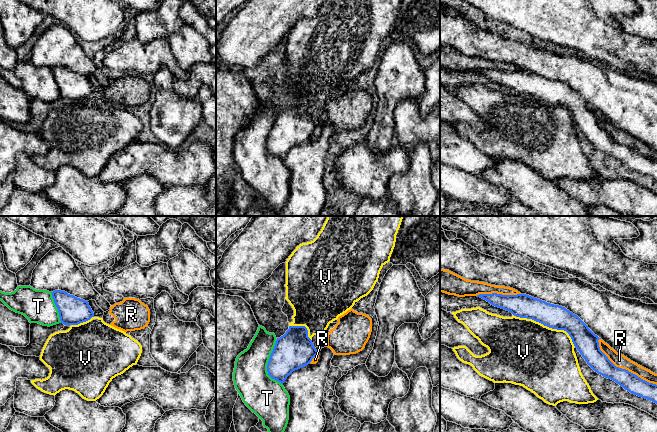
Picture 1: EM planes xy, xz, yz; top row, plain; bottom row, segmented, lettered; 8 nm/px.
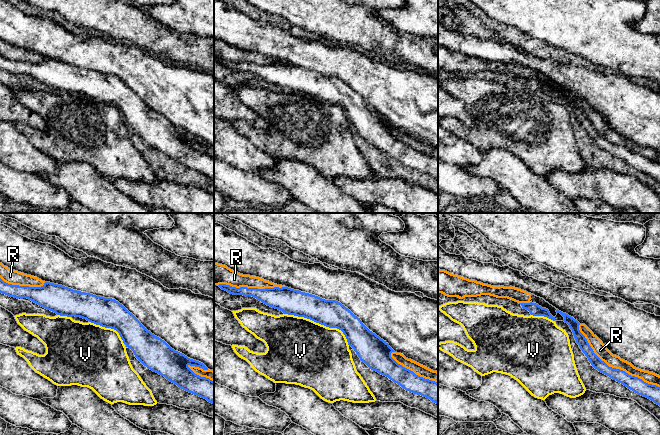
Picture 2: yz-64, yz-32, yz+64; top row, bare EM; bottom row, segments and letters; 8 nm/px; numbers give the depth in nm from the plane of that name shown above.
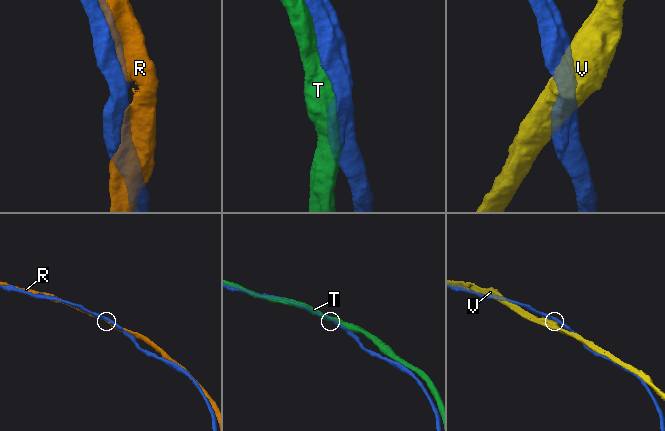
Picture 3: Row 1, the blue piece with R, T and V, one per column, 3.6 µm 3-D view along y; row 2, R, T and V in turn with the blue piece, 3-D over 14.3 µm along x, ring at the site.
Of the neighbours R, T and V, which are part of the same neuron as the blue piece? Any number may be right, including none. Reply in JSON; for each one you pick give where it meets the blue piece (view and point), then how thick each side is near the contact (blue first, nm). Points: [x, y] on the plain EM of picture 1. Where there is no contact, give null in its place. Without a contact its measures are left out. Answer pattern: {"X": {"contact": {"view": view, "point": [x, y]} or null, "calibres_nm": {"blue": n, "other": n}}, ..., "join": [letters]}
{"join": []}

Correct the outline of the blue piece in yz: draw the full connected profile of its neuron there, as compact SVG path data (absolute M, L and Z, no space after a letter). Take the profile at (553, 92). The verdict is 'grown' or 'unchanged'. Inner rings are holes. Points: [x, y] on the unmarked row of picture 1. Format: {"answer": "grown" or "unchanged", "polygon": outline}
{"answer": "unchanged", "polygon": "M479 70L491 81L520 94L532 95L552 105L566 107L575 124L598 150L615 157L631 170L657 180L657 161L649 159L626 145L616 143L600 126L598 116L588 102L565 83L554 81L526 70Z"}

